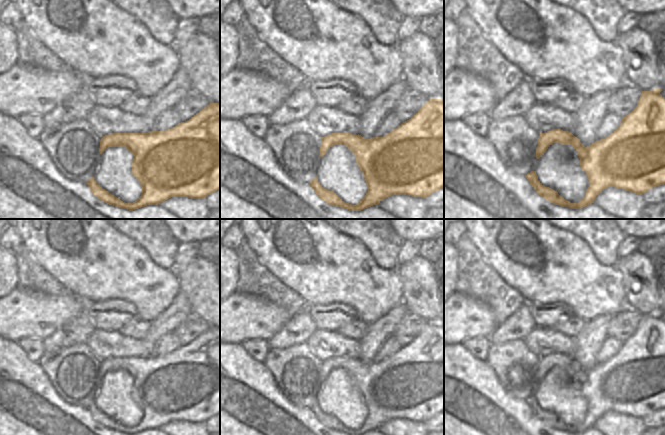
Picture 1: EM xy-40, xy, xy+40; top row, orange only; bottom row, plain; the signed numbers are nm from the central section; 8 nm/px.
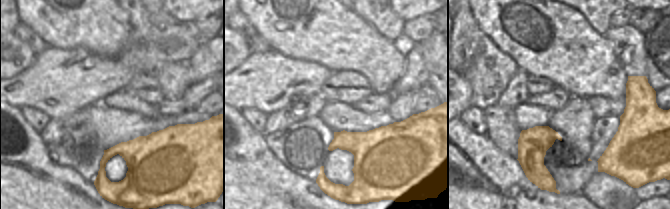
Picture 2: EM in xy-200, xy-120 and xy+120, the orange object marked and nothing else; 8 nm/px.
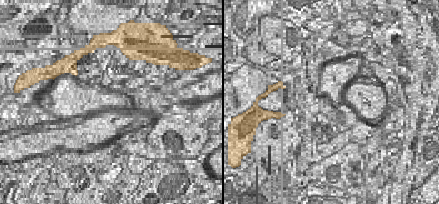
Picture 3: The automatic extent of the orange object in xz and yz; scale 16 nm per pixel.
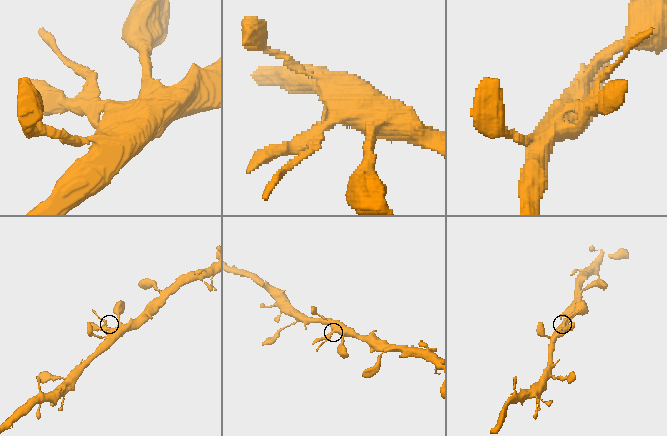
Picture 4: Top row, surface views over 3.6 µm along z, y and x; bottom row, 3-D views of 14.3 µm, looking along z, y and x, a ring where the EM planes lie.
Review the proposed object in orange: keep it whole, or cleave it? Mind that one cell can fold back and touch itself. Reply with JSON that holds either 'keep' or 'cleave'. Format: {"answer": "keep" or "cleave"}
{"answer": "keep"}

